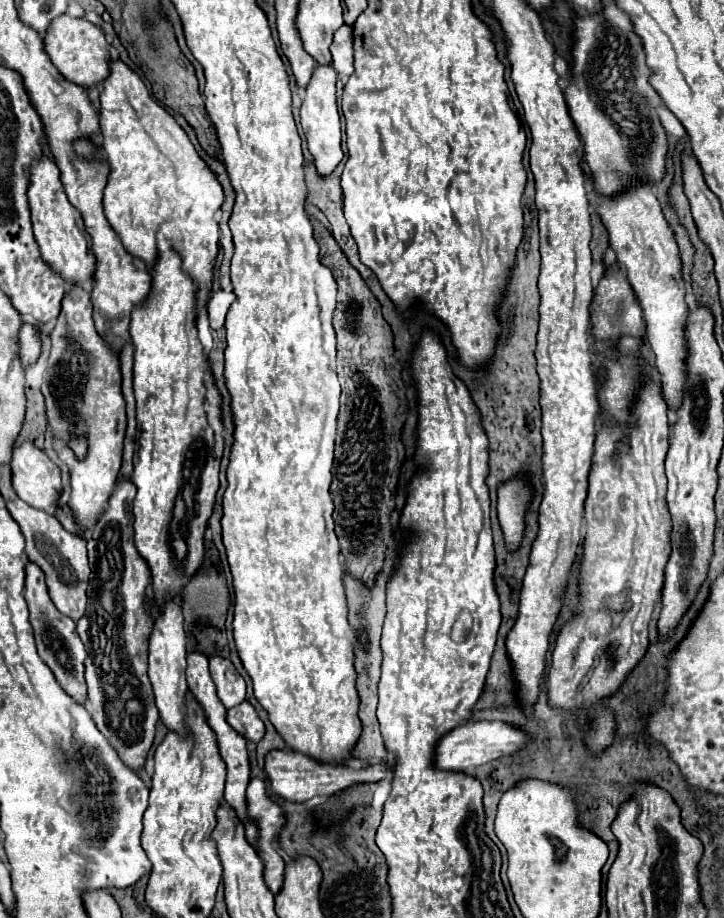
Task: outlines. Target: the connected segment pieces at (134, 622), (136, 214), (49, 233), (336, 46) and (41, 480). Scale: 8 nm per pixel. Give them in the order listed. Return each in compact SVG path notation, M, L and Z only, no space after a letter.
M120 478L108 500L108 510L86 536L92 582L86 616L78 620L76 630L88 650L86 684L92 720L114 746L120 760L130 770L140 770L146 764L154 740L158 708L146 676L146 636L150 636L150 620L142 616L142 588L146 588L146 580L150 580L150 570L132 540L134 496L136 486L132 480Z
M112 58L110 78L102 84L100 92L100 128L102 128L102 150L106 152L106 160L110 164L108 184L104 188L104 210L110 226L122 240L124 248L140 258L148 270L154 268L158 260L158 236L162 236L182 258L182 270L196 284L196 312L200 312L212 292L214 268L218 258L218 242L220 228L214 220L216 212L224 202L224 190L218 176L210 170L210 166L202 160L194 144L190 142L186 130L174 120L174 116L162 108L148 92L142 78L130 70L118 58Z
M44 156L42 160L32 164L28 202L32 210L34 236L40 246L42 260L48 264L50 270L60 274L68 284L90 288L94 280L94 270L96 270L96 256L90 248L88 232L84 232L82 216L66 198L64 186L60 182L60 170L52 158Z
M342 24L336 30L334 42L330 46L330 52L332 52L334 68L340 74L350 76L354 72L354 60L352 60L352 54L354 54L354 34L352 34L352 26Z
M26 442L16 446L12 456L12 480L18 496L36 510L48 512L64 492L62 470L48 454Z

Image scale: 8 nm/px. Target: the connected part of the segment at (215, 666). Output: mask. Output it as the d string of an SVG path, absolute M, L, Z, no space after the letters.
M210 656L210 674L218 690L218 698L226 708L234 708L246 700L246 682L238 676L234 664L228 658Z

